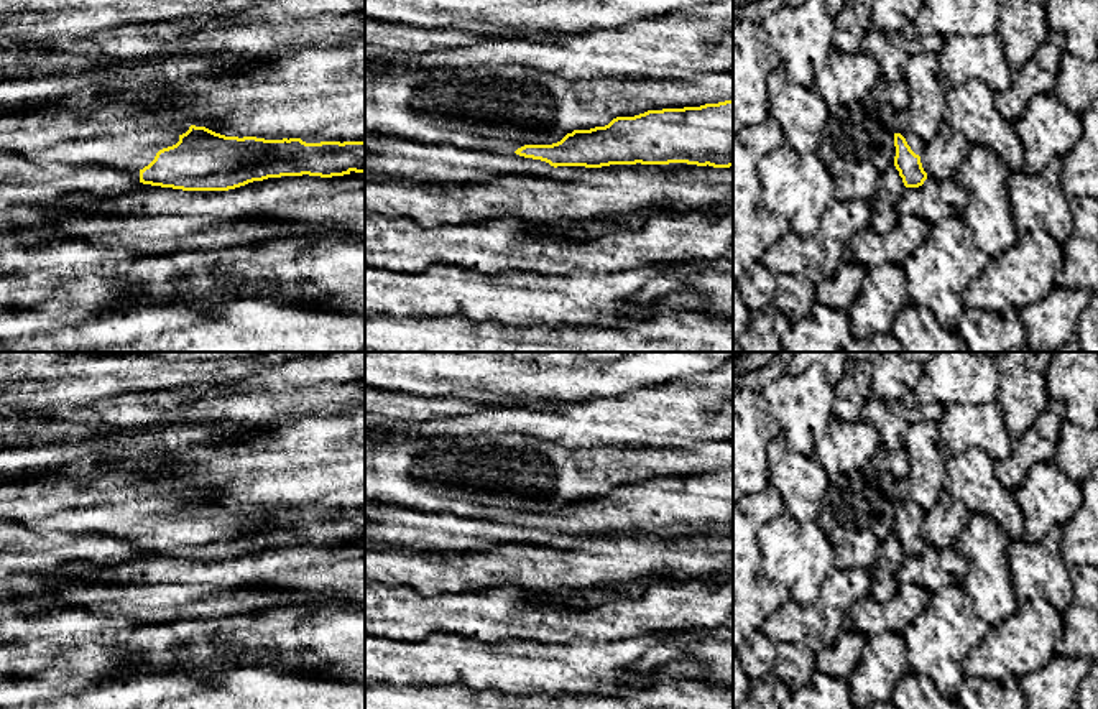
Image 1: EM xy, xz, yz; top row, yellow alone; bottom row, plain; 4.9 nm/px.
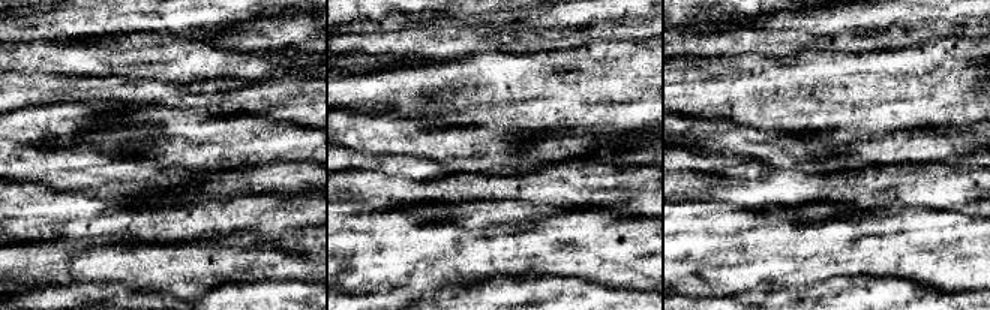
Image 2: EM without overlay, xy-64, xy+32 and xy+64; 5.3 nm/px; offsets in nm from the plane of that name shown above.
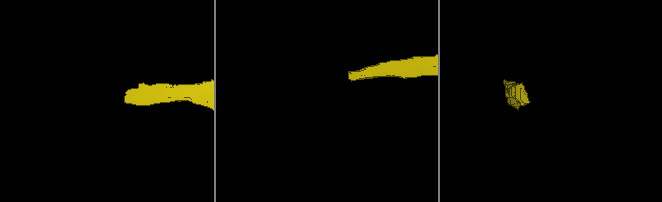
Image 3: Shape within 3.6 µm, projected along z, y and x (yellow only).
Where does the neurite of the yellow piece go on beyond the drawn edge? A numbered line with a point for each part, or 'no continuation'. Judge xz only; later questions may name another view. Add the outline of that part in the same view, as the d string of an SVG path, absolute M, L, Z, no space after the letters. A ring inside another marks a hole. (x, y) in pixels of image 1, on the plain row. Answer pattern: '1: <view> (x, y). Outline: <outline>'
1: xz (385, 525). Outline: M365 500L365 546L437 553L475 553L498 544L552 543L546 530L514 520L485 520L449 512L416 512Z

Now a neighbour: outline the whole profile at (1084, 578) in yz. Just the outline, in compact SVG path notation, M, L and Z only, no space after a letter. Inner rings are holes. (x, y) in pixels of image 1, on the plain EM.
M1068 568L1073 597L1062 612L1063 627L1057 640L1055 655L1088 658L1098 661L1098 568Z

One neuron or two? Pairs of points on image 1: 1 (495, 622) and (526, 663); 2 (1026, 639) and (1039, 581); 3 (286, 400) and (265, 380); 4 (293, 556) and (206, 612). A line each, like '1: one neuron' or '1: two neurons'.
1: two neurons
2: two neurons
3: two neurons
4: two neurons

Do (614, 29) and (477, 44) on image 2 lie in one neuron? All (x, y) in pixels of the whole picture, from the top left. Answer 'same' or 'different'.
same

